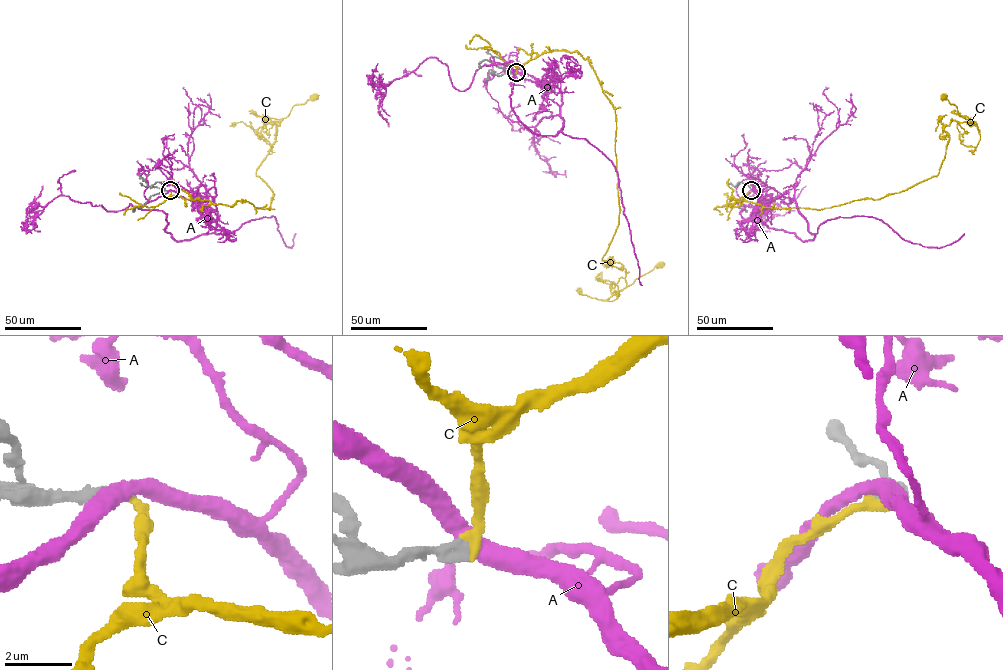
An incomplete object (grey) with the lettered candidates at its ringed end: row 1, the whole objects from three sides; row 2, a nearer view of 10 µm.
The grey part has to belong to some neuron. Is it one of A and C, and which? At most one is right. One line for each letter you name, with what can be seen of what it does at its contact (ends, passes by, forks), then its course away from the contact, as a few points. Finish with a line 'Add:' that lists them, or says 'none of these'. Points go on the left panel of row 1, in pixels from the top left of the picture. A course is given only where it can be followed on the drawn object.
C: it ends there; it runs (170, 191), (269, 209), (273, 192), (255, 174), (280, 122), (266, 119), (285, 117), (315, 96)
Add: C

